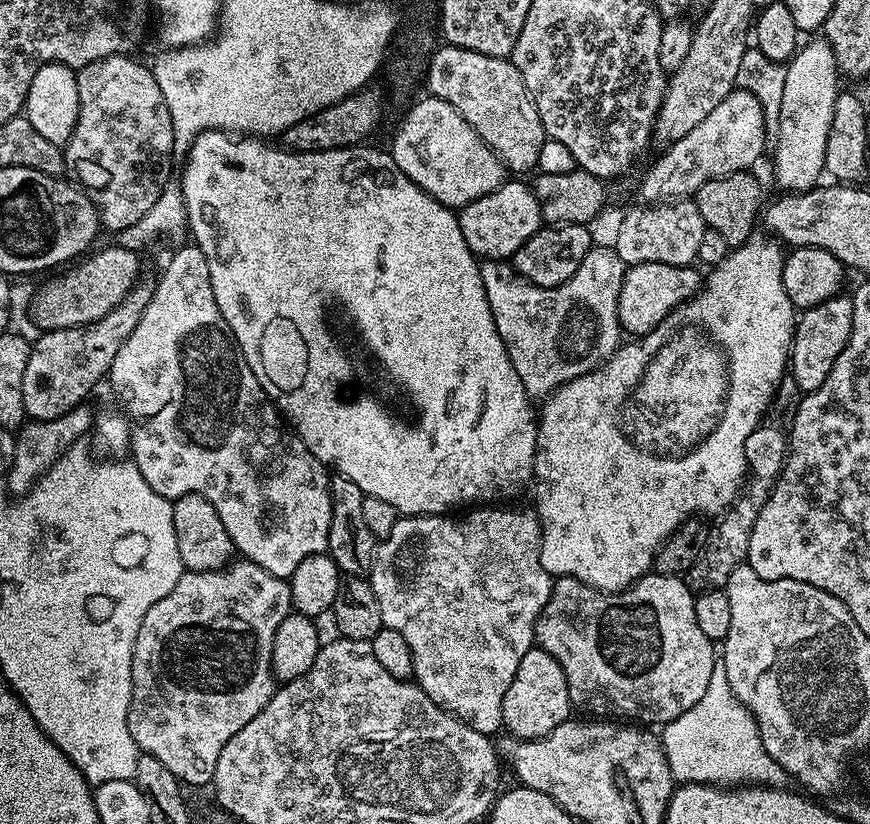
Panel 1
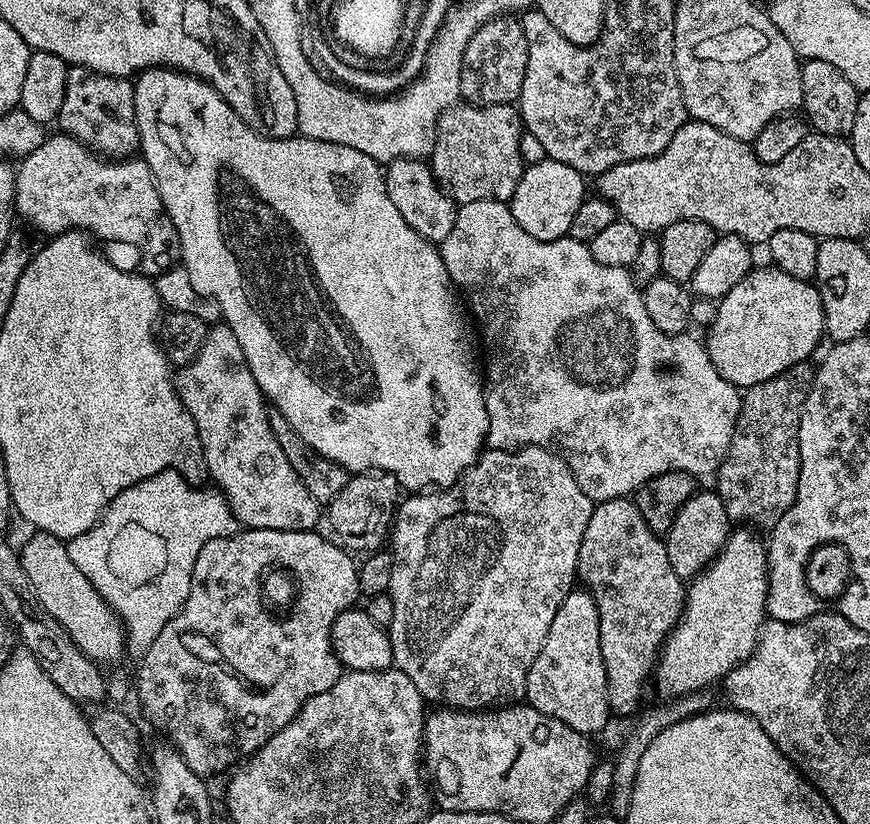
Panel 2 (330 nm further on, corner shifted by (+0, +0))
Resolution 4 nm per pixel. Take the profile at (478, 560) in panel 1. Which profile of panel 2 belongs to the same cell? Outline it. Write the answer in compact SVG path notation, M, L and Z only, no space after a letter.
M530 447L485 450L477 455L476 461L460 475L455 484L439 490L408 494L401 499L390 533L392 573L386 594L394 602L394 622L387 629L387 634L392 643L393 665L406 674L414 686L418 686L425 701L432 703L433 700L436 703L433 705L453 710L478 712L506 708L525 699L530 666L534 666L534 658L538 658L538 650L542 650L542 642L546 642L546 634L550 634L550 622L554 622L558 606L562 606L566 594L573 591L577 583L578 550L582 546L582 534L586 534L586 522L590 522L593 507L594 501L582 494L582 486L574 482L574 474L565 460L545 448Z

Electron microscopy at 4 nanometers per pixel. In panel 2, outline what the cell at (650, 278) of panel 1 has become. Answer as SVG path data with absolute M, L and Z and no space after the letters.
M753 267L751 272L717 303L714 322L706 329L710 362L733 386L741 390L754 387L766 378L803 364L825 335L822 298L815 283L794 278L781 268Z

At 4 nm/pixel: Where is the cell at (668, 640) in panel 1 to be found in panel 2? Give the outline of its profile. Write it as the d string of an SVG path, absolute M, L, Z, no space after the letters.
M619 496L613 500L601 500L586 522L586 534L582 534L582 546L578 550L576 575L579 583L591 592L598 608L598 626L602 642L602 662L606 666L606 690L608 706L613 713L628 716L640 704L644 687L649 687L654 676L656 661L664 639L672 631L684 612L686 584L674 574L670 558L666 554L664 540L646 526L646 518L638 510L635 499Z

